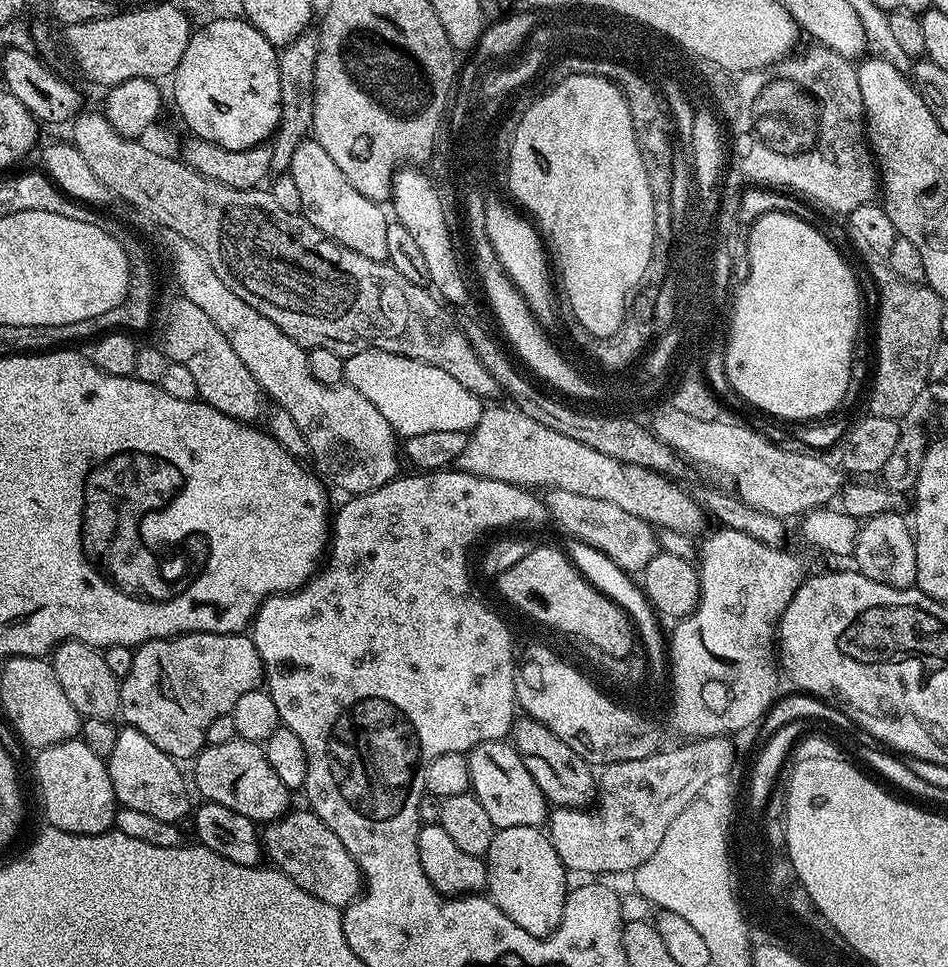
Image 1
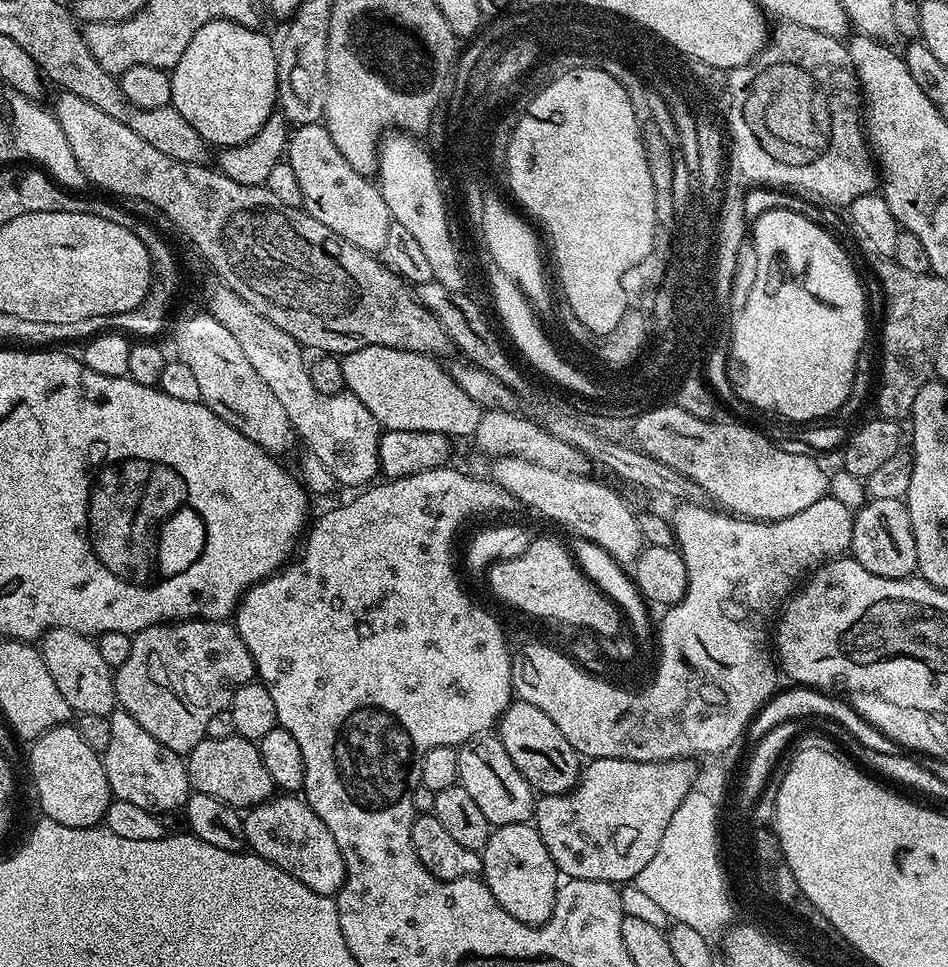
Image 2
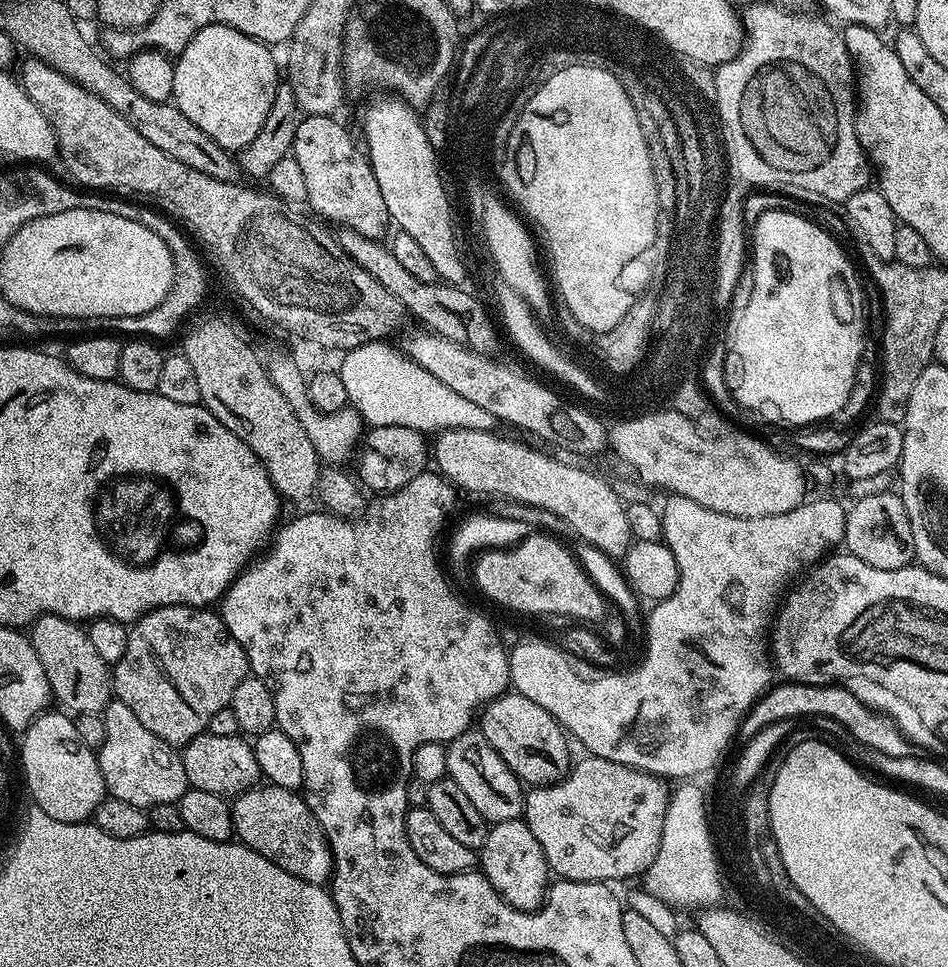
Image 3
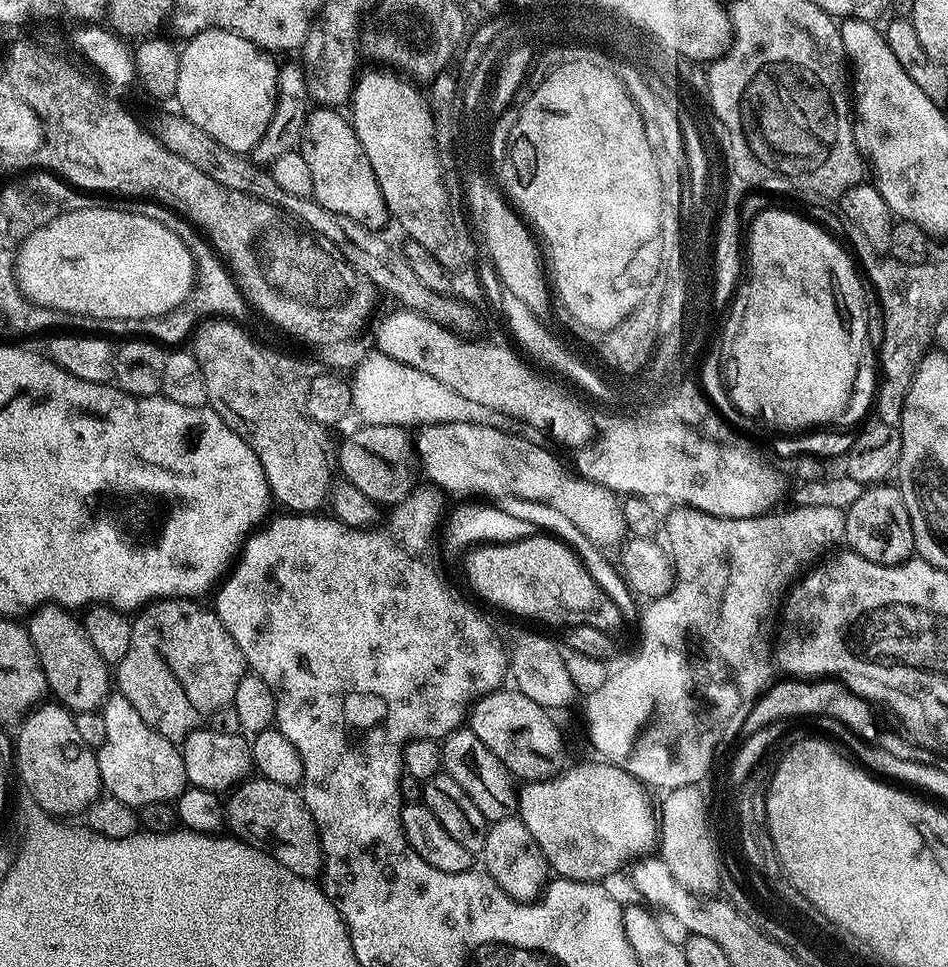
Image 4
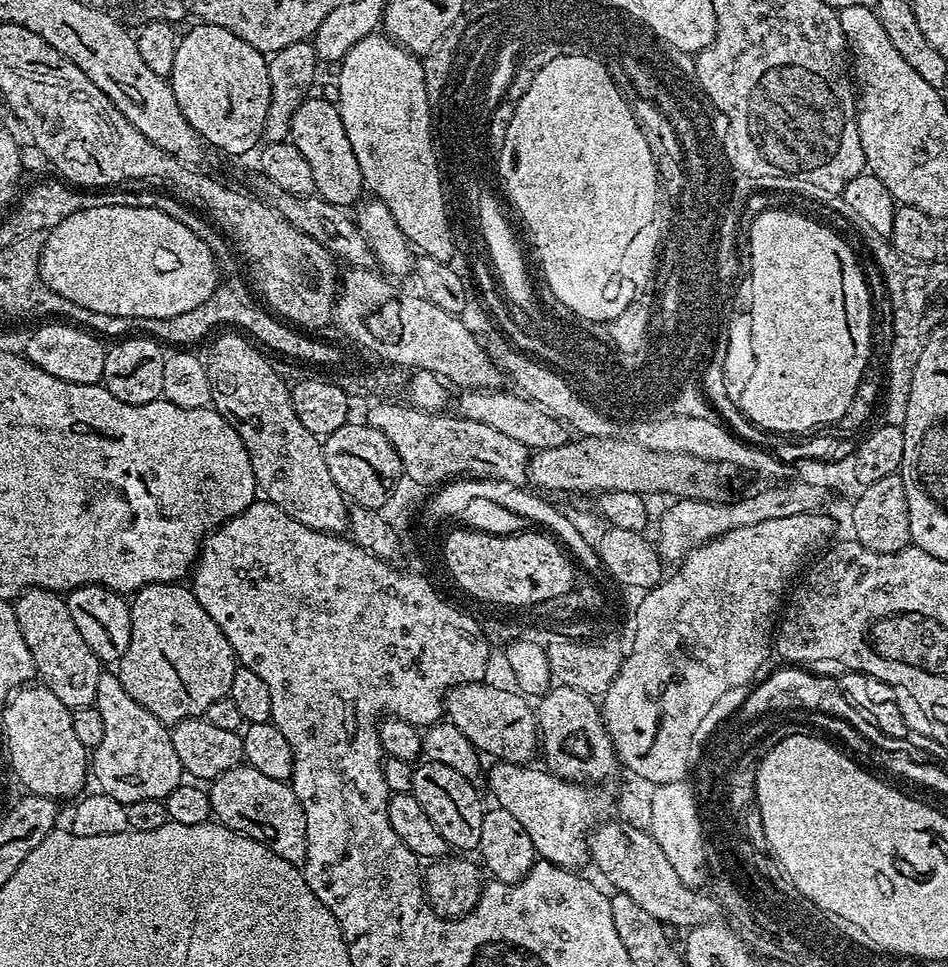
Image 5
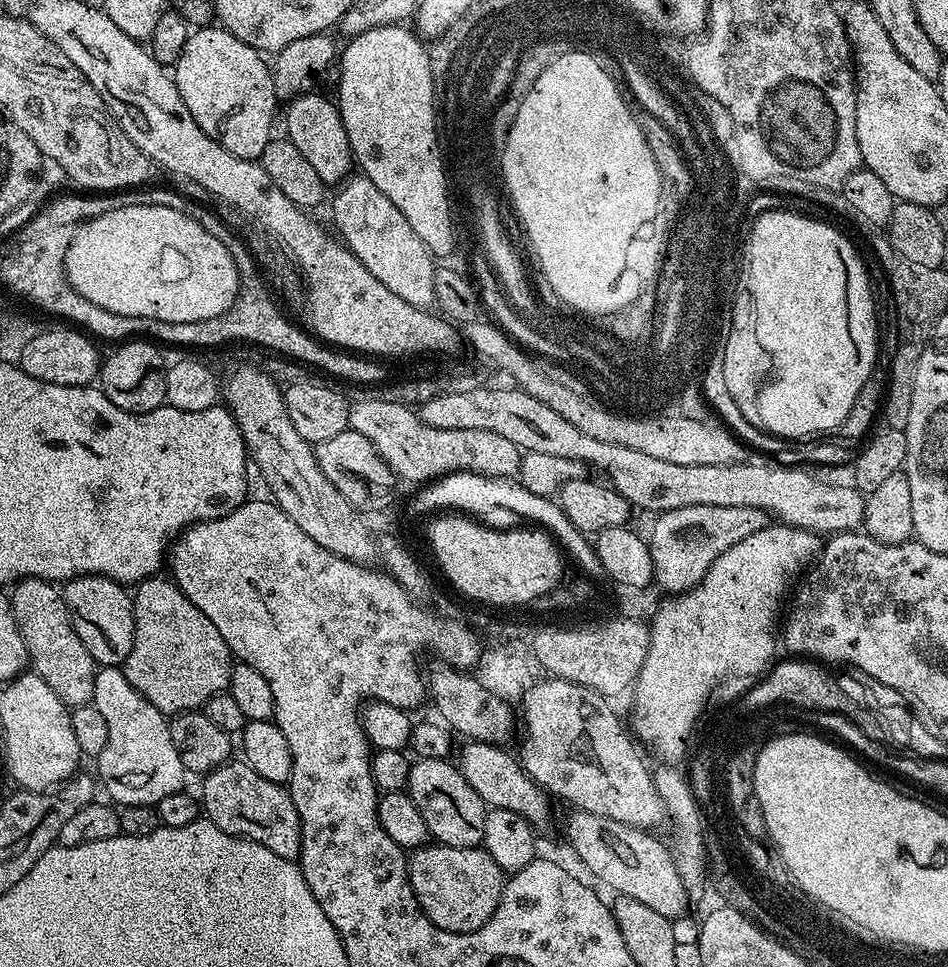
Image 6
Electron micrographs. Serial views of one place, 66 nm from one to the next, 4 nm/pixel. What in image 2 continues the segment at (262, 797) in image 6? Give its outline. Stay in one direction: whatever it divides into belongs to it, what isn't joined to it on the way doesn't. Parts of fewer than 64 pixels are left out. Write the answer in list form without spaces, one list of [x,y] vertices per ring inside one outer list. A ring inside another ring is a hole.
[[[276,794],[271,800],[264,800],[247,809],[242,819],[247,847],[266,862],[298,878],[302,886],[310,886],[310,890],[323,896],[335,897],[344,885],[346,866],[342,850],[338,850],[334,834],[326,830],[326,822],[314,814],[307,799],[296,794]]]

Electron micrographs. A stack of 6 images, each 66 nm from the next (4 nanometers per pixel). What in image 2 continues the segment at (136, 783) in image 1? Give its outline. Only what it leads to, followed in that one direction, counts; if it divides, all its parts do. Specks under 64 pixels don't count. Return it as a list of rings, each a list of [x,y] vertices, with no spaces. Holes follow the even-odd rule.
[[[123,710],[113,711],[110,717],[110,746],[102,754],[108,785],[113,797],[122,802],[134,802],[142,810],[163,814],[183,809],[190,795],[188,769],[181,753],[170,750],[150,738],[134,718]]]

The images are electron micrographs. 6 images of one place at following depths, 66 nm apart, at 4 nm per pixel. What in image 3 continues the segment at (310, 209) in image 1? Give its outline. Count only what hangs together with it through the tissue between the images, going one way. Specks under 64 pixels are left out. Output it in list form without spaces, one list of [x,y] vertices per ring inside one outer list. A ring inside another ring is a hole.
[[[305,115],[294,134],[294,146],[290,155],[296,159],[298,166],[302,166],[302,175],[306,178],[307,207],[312,207],[311,211],[317,217],[325,216],[320,218],[325,221],[333,220],[333,225],[358,230],[358,234],[366,238],[380,240],[383,232],[390,228],[390,217],[386,210],[386,201],[382,199],[382,190],[378,190],[378,178],[374,178],[374,170],[361,145],[352,141],[351,134],[336,119],[335,115]]]

